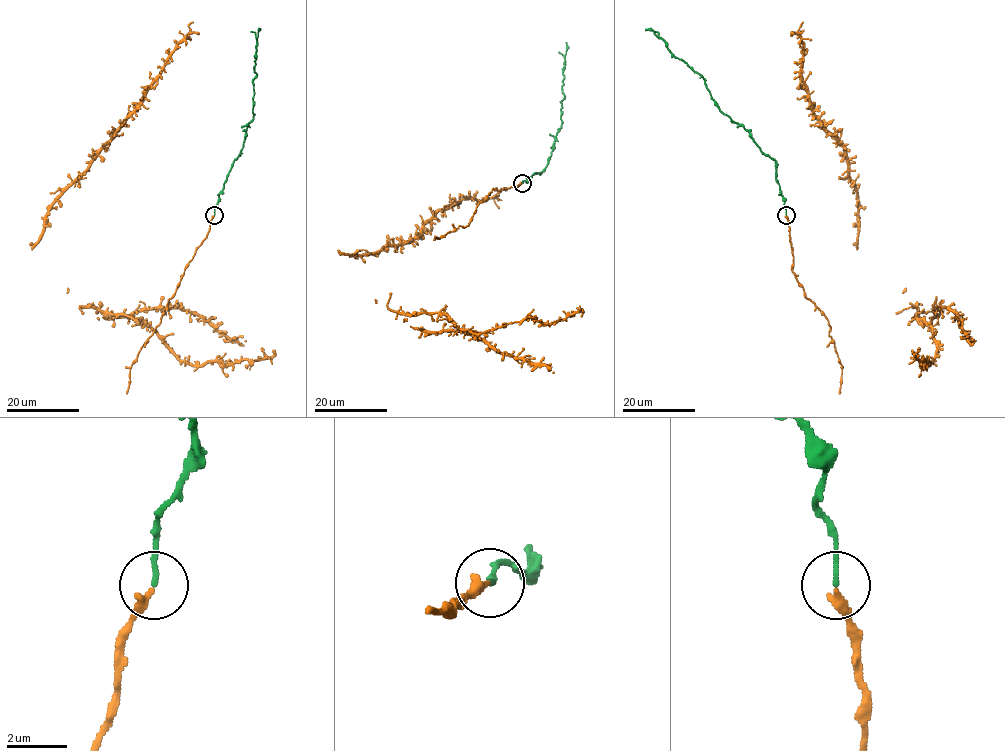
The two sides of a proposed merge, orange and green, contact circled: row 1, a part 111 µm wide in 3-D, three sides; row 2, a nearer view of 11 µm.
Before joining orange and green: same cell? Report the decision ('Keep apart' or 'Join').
Join

